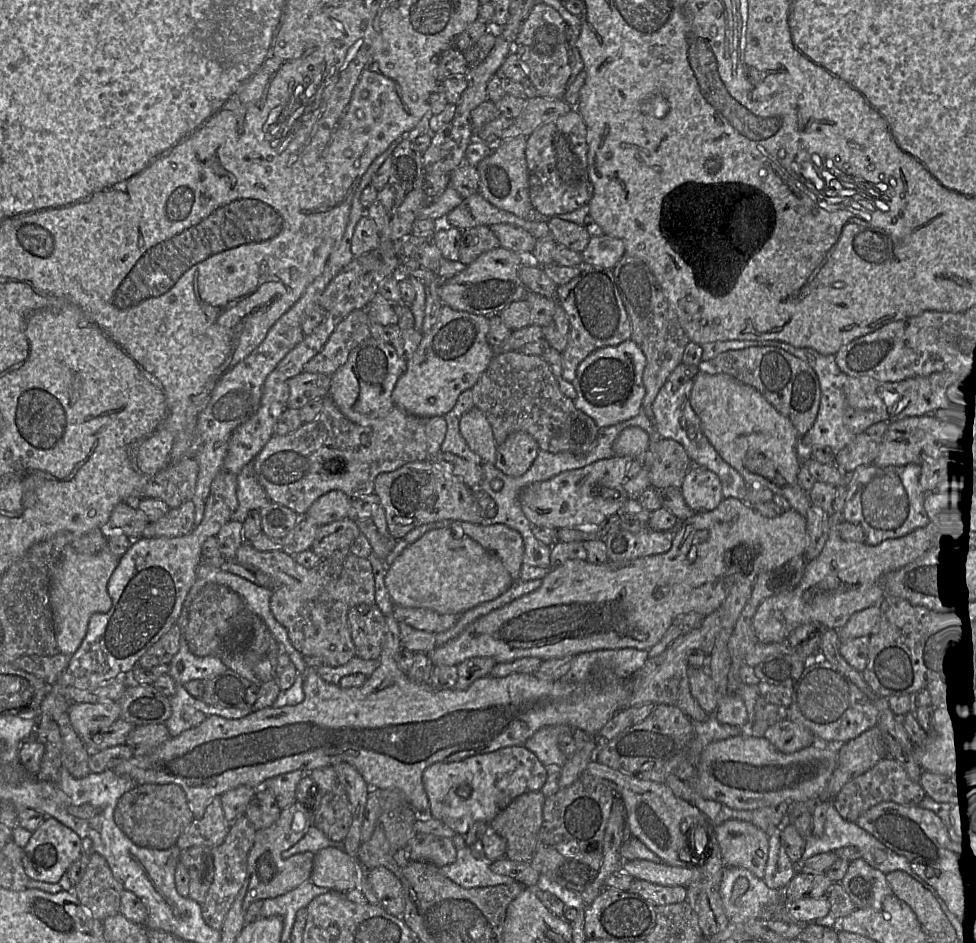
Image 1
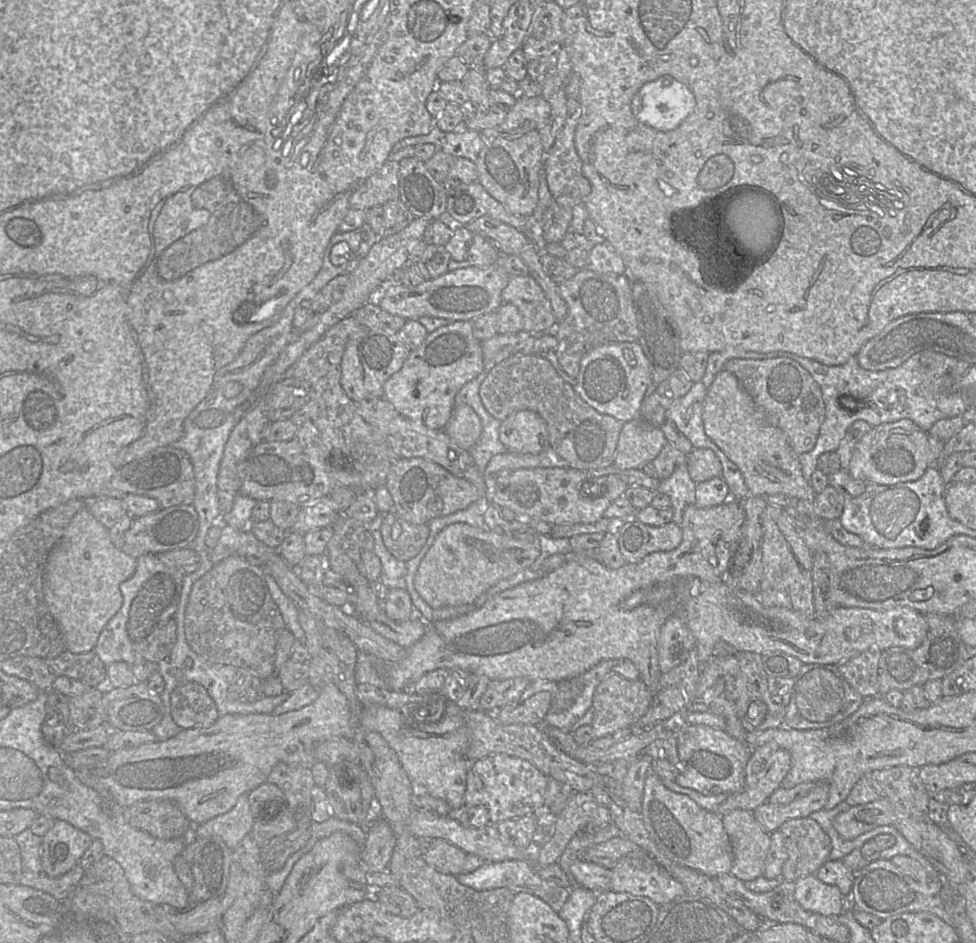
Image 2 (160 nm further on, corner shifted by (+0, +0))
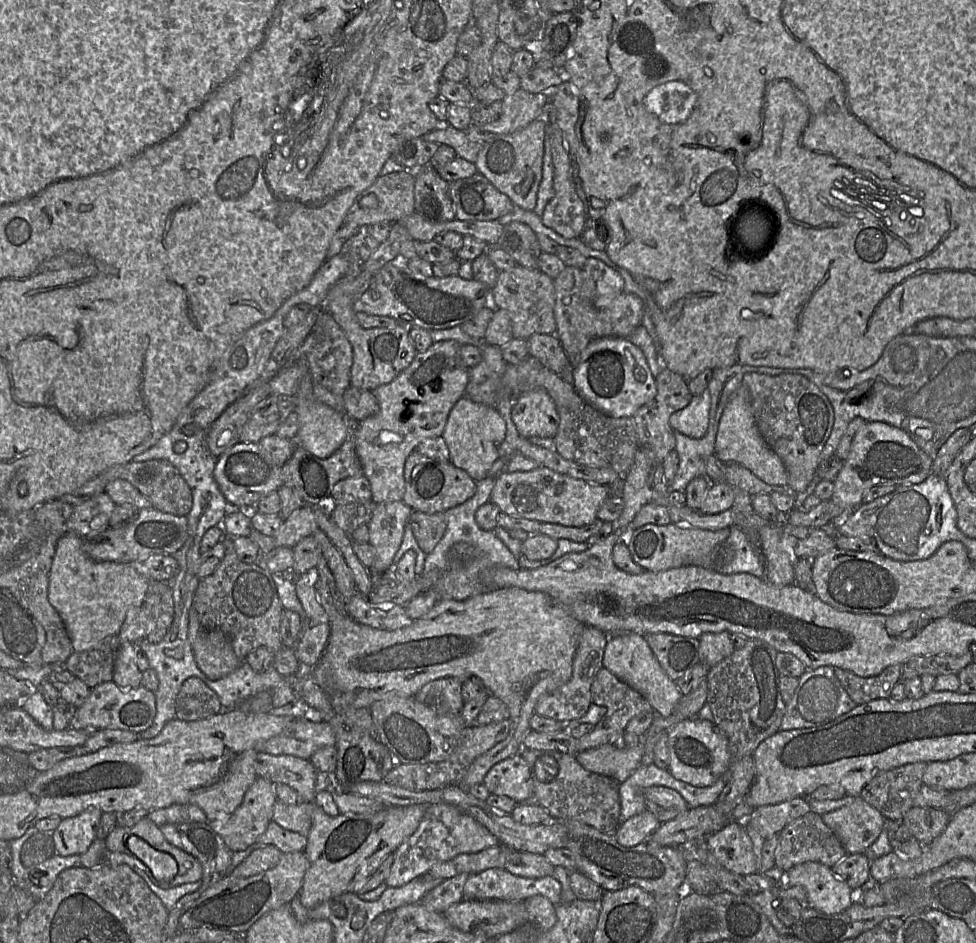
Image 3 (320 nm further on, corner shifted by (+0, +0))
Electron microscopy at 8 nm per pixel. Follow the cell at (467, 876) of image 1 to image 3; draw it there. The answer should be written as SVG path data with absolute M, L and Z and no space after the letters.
M490 868L472 873L464 884L467 900L523 901L533 895L547 897L554 906L561 902L562 885L553 876L528 878L504 868Z

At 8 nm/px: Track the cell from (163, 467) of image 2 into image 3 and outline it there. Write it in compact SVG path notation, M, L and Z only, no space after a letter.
M166 460L130 461L125 464L115 465L87 481L75 491L62 495L59 500L73 506L81 504L105 492L107 484L115 479L124 479L130 482L150 500L154 508L162 512L178 516L187 516L192 508L192 491L189 485L181 476L178 469Z

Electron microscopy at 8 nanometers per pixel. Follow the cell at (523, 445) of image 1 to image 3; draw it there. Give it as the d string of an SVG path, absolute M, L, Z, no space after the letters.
M535 388L518 396L513 402L511 419L520 436L554 438L559 415L553 399L542 388Z

